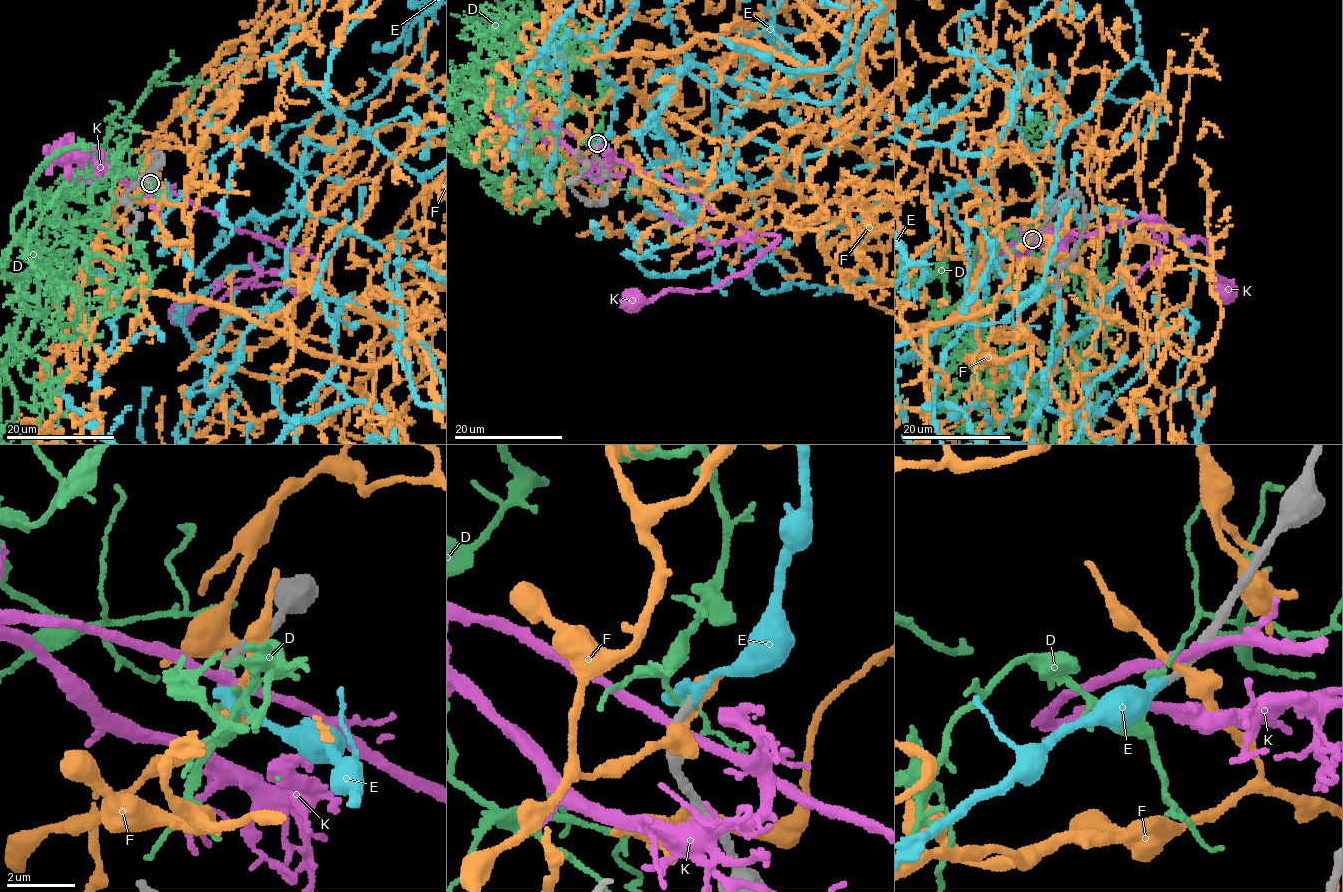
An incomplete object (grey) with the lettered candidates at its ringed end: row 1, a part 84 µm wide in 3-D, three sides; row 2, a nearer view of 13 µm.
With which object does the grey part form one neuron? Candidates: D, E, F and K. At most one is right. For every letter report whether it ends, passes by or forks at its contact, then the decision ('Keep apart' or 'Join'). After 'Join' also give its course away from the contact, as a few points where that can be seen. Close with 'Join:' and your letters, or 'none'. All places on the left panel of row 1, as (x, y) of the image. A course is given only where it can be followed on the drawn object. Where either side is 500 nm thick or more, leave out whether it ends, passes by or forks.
D: It forks there. Keep apart
E: It passes by. Join
F: It passes by. Keep apart
K: It passes by. Keep apart
Join: E

